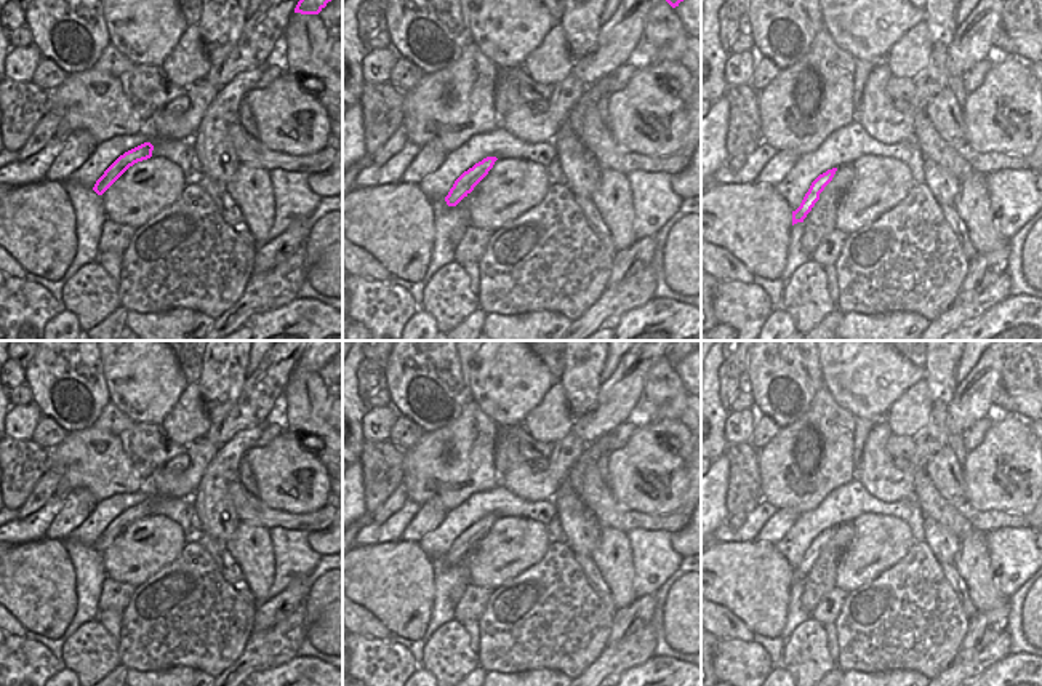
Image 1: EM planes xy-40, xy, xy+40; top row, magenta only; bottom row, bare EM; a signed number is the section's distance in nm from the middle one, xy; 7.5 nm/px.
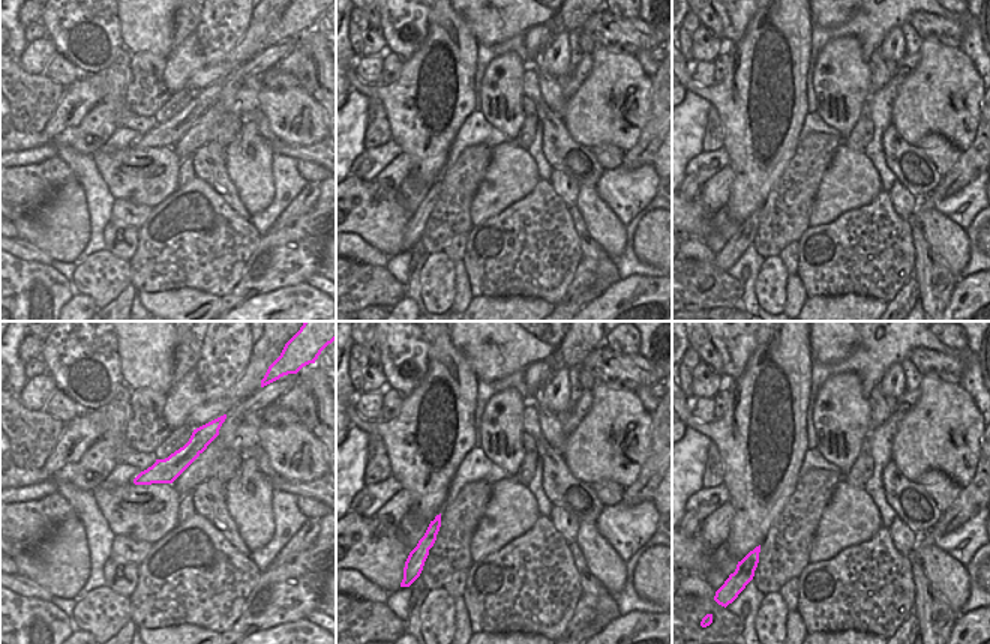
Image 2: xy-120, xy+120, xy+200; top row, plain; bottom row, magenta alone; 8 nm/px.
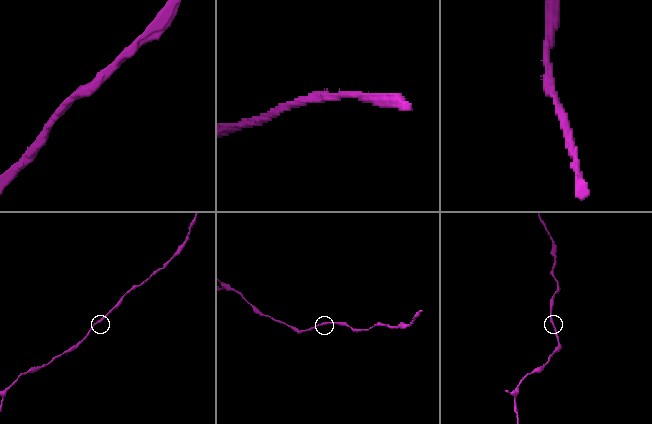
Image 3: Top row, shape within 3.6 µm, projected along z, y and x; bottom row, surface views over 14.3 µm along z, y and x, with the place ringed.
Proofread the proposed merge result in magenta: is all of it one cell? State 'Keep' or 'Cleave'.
Keep

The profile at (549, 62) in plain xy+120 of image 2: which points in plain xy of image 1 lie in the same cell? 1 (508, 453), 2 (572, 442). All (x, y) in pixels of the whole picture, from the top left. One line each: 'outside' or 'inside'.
1: outside
2: inside

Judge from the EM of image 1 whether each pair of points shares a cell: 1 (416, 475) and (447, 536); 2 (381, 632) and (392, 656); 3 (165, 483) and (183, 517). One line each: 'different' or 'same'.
1: different
2: different
3: different

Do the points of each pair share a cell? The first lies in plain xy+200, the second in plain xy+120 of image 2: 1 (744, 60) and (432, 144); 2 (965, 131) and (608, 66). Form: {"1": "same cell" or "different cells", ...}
{"1": "same cell", "2": "same cell"}

